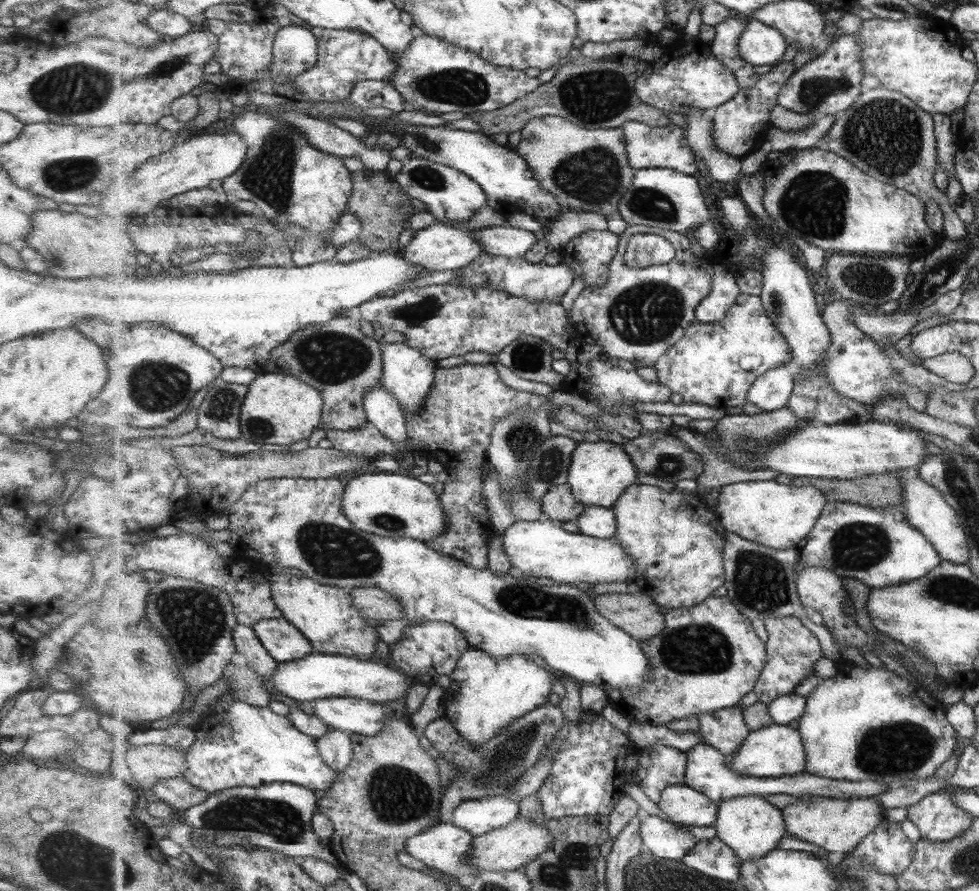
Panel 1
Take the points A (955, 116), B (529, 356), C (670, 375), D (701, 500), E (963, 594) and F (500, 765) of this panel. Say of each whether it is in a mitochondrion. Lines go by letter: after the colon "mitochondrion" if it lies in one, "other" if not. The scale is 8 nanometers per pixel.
A: other
B: mitochondrion
C: other
D: other
E: mitochondrion
F: mitochondrion

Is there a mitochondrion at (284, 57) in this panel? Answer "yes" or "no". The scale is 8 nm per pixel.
yes

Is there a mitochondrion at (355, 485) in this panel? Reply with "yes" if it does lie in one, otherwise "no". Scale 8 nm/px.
no

